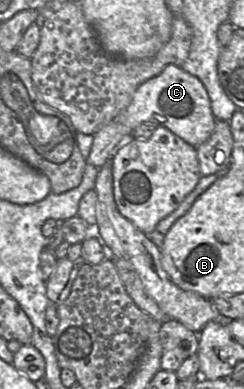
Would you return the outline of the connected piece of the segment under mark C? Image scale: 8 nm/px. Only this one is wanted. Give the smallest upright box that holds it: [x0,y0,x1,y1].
[87,65,216,169]

